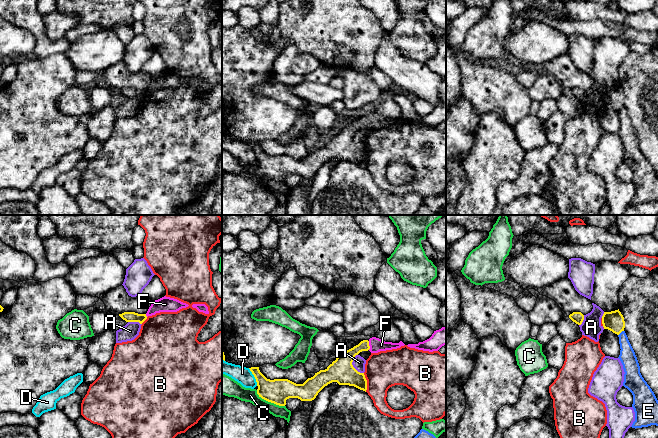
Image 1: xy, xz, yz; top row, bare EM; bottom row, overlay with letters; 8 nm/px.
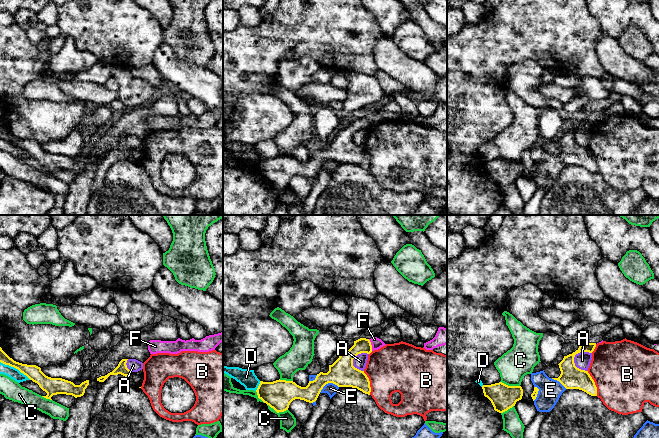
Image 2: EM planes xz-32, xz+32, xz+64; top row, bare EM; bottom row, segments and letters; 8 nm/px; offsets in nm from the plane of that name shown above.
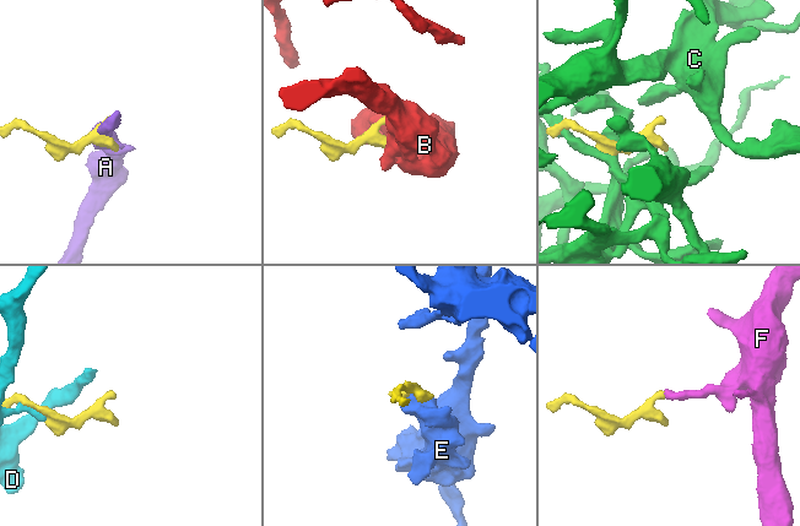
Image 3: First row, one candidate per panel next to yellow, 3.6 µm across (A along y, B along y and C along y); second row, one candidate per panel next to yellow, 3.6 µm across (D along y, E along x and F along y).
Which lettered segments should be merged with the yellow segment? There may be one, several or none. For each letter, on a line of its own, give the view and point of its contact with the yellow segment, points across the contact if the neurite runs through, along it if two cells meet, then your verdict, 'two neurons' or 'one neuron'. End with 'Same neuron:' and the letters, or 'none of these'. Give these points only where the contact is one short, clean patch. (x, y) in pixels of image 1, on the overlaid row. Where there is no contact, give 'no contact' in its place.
A: contact xz (352, 365); border xz (356, 354), (352, 365), (363, 373); two neurons
B: contact xz (366, 382); two neurons
C: contact xz (269, 401); two neurons
D: contact xz (254, 376); border xz (248, 368), (257, 385); two neurons
E: contact yz (620, 332); two neurons
F: contact xz (368, 345); way xz (343, 363), (355, 350), (368, 345), (376, 345); one neuron
Same neuron: F

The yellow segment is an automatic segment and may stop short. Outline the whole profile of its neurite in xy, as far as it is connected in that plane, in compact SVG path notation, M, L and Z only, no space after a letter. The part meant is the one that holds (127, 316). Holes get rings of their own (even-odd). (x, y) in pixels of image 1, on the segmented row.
M162 297L152 302L146 314L138 314L135 312L124 312L119 316L126 322L139 322L142 324L148 316L155 315L160 312L177 312L182 308L186 308L189 305L183 303L177 299L170 297Z

